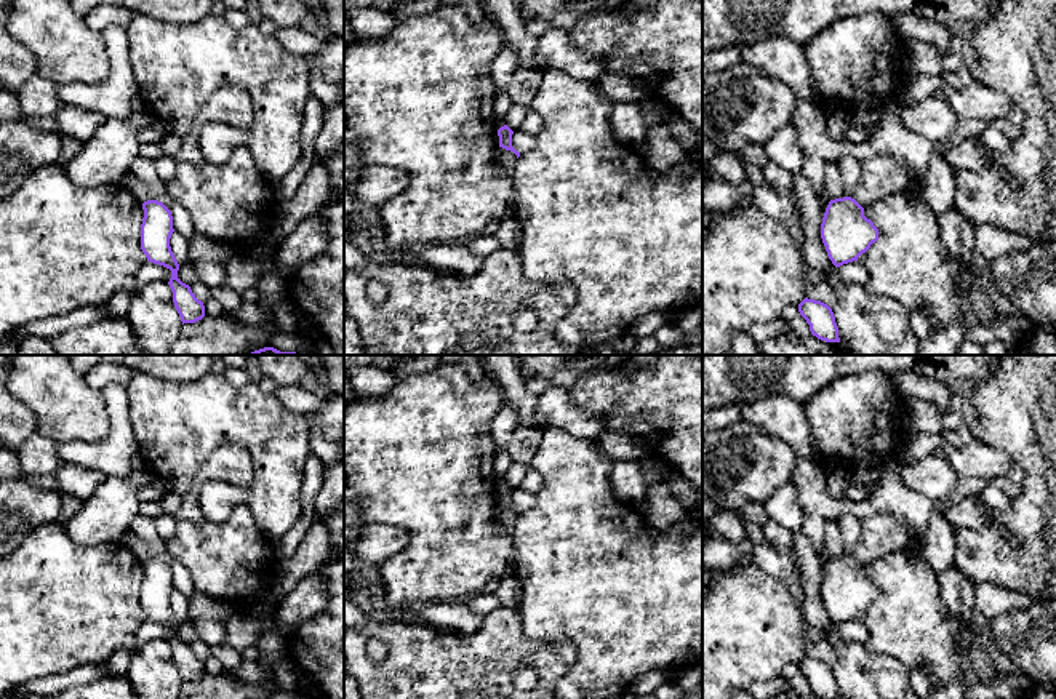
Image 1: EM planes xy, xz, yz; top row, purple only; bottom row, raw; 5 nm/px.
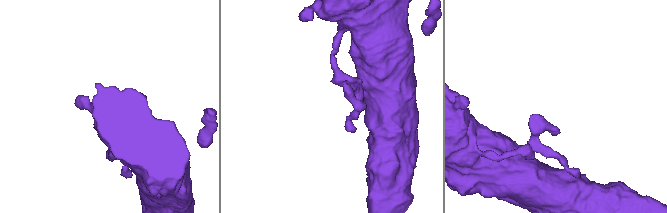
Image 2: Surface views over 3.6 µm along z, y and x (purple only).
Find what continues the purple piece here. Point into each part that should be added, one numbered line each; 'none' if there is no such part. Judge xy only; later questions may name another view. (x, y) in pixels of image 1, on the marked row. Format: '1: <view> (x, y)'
none

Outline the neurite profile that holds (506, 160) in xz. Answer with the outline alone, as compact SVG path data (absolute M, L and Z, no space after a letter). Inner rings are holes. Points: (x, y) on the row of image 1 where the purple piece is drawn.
M502 147L498 149L498 154L496 154L496 166L501 171L509 171L509 173L514 174L515 163L517 163L517 155L514 152L506 150Z

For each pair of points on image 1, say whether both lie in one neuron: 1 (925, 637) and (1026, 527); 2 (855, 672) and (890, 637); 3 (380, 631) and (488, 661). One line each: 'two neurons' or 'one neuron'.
1: two neurons
2: two neurons
3: one neuron

